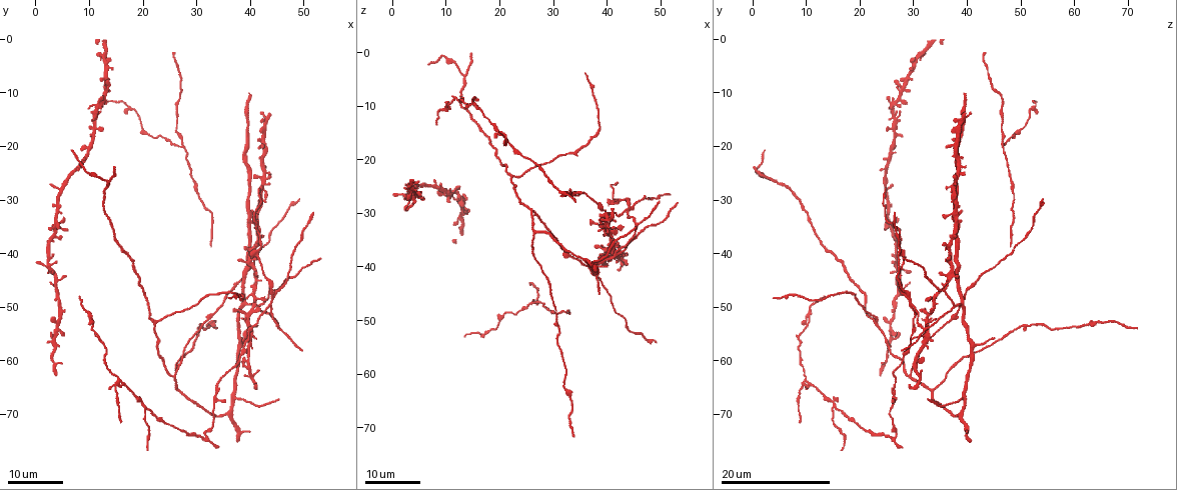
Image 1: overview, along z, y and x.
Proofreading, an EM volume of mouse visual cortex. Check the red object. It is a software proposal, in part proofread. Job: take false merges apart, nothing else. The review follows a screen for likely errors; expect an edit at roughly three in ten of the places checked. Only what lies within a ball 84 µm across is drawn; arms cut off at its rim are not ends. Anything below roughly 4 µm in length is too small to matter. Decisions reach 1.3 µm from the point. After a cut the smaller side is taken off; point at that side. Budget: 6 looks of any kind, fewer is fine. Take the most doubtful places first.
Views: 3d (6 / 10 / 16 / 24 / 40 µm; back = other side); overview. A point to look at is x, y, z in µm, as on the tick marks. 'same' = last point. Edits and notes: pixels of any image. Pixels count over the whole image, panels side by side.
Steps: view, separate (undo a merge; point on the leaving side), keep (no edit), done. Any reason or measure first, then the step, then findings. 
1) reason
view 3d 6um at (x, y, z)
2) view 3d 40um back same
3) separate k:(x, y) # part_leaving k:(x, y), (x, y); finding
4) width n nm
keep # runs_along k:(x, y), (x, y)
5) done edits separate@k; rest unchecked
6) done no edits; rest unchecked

branch point
view 3d 24um at (45.5, 54.0, 32.5)

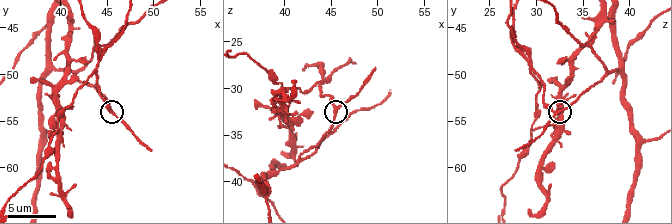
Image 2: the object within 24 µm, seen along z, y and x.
view 3d 6um at (45.8, 54.2, 32.0)

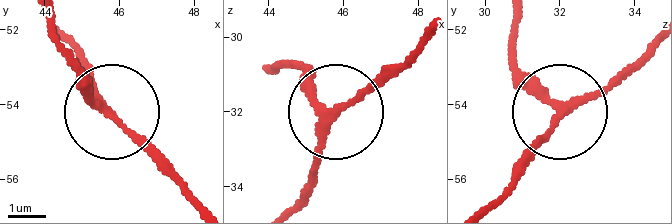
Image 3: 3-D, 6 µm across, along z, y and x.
keep # runs_along 3:(45, 23), (65, 62), (167, 164); continuous, no second neuron

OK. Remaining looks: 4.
small branch off a trunk
view 3d 16um at (13.5, 26.5, 4.0)

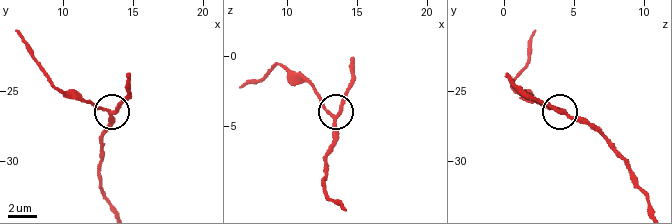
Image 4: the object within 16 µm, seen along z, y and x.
view 3d 6um at (13.6, 26.4, 4.2)

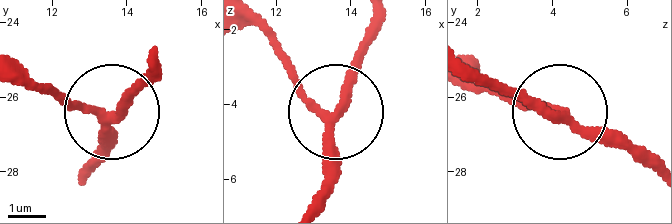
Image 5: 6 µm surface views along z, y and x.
keep # runs_along 5:(651, 172), (622, 147), (584, 137), (473, 70); all the same neuron

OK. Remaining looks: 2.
side arm on a straight run
view 3d 10um at (43.8, 49.8, 29.8)

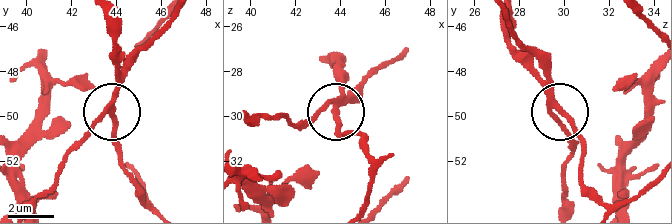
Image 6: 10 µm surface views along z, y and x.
width 210 nm
separate 6:(339, 85) # a second neuron is stuck on

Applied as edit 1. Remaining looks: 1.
done edits separate@6; rest unchecked

